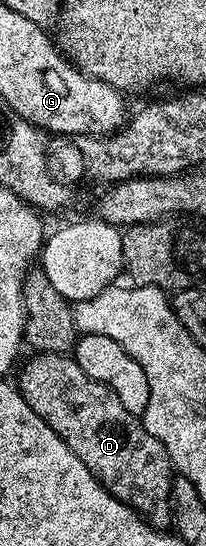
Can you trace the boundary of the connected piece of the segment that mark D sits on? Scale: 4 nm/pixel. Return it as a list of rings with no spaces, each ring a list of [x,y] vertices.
[[[34,353],[31,356],[22,368],[17,368],[16,386],[24,401],[28,401],[32,413],[39,415],[66,442],[68,449],[84,461],[86,468],[98,478],[104,489],[108,489],[108,493],[115,495],[121,503],[129,503],[147,523],[159,529],[169,528],[172,523],[174,479],[170,458],[161,441],[148,433],[139,416],[124,409],[124,404],[112,388],[89,379],[69,354]]]

